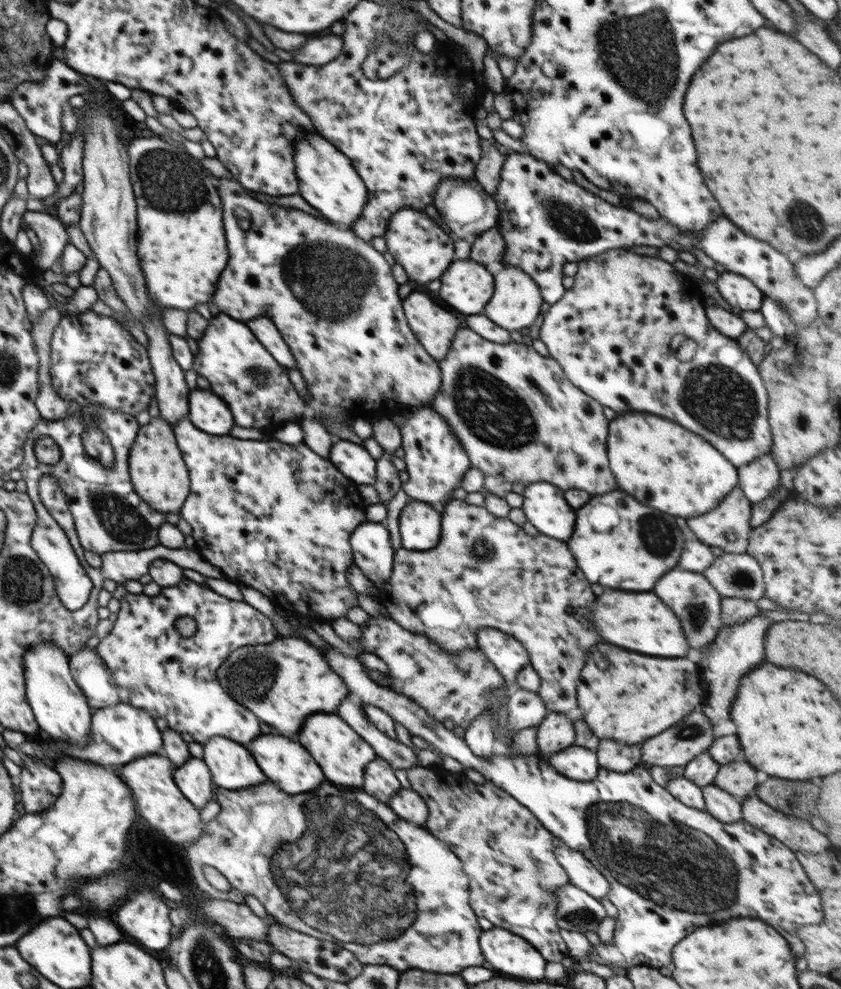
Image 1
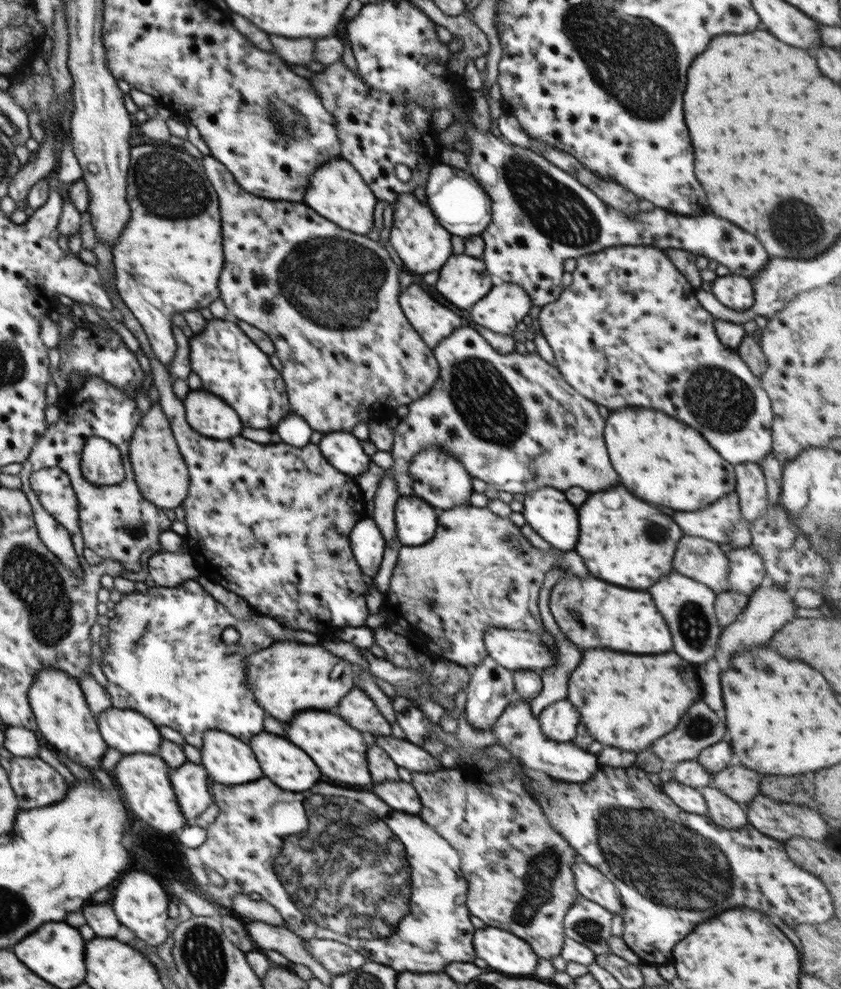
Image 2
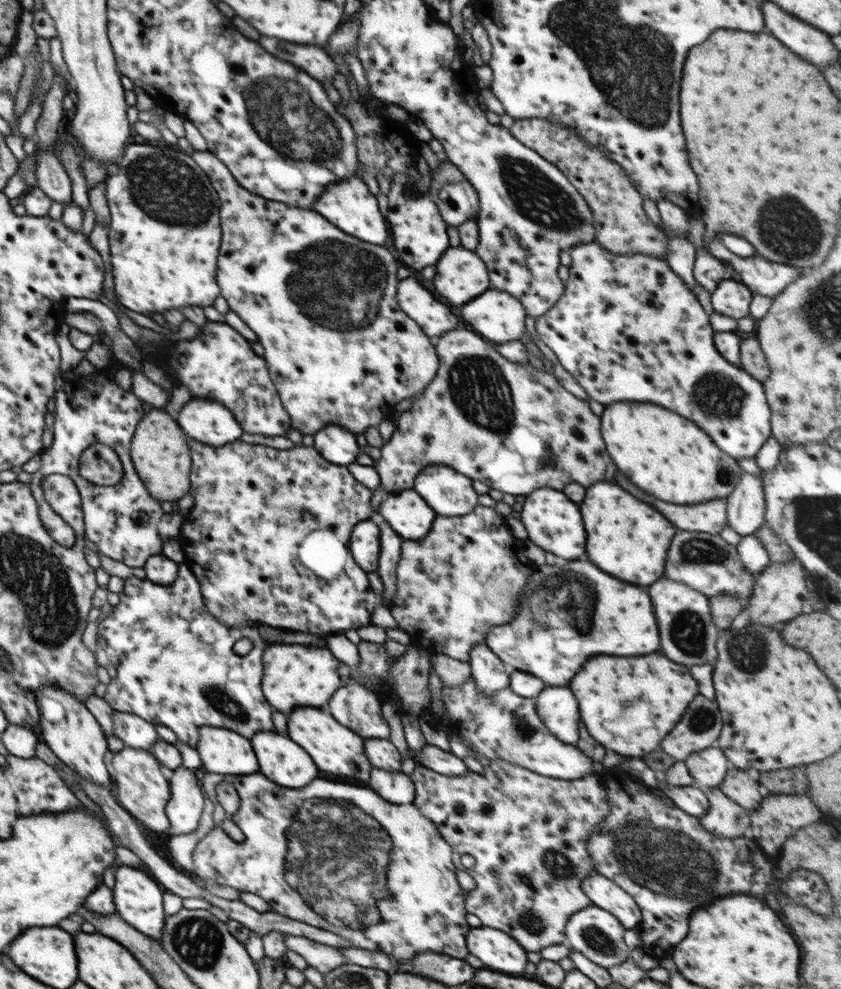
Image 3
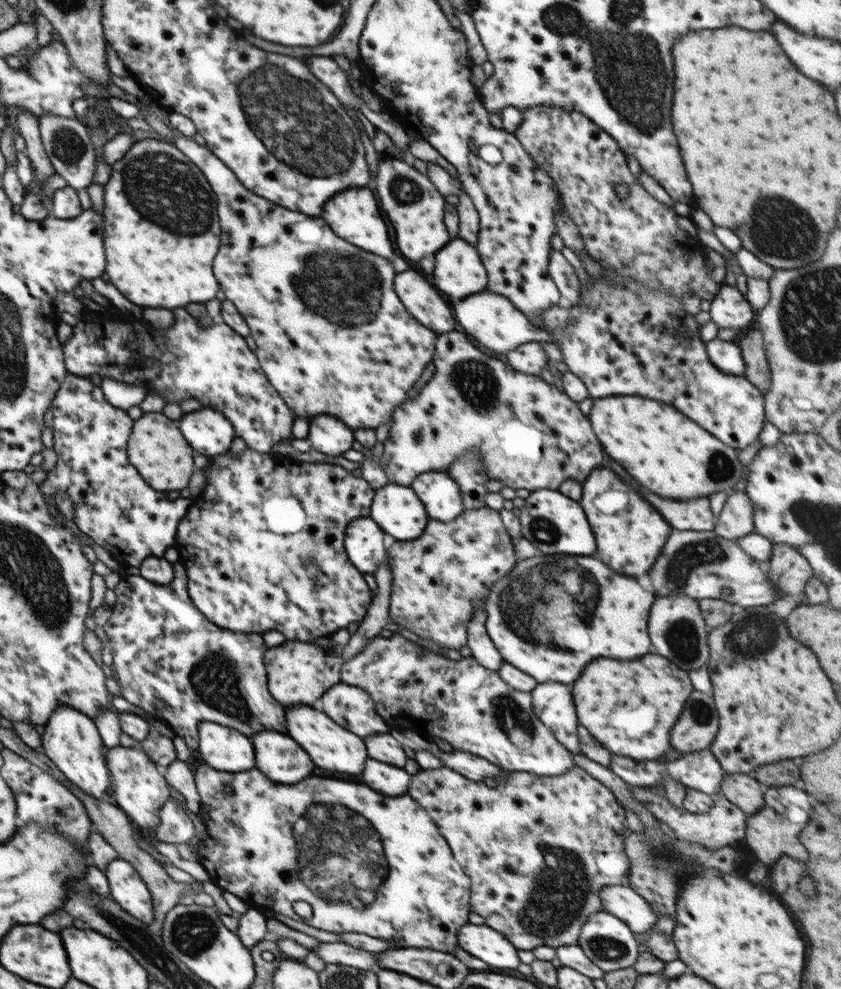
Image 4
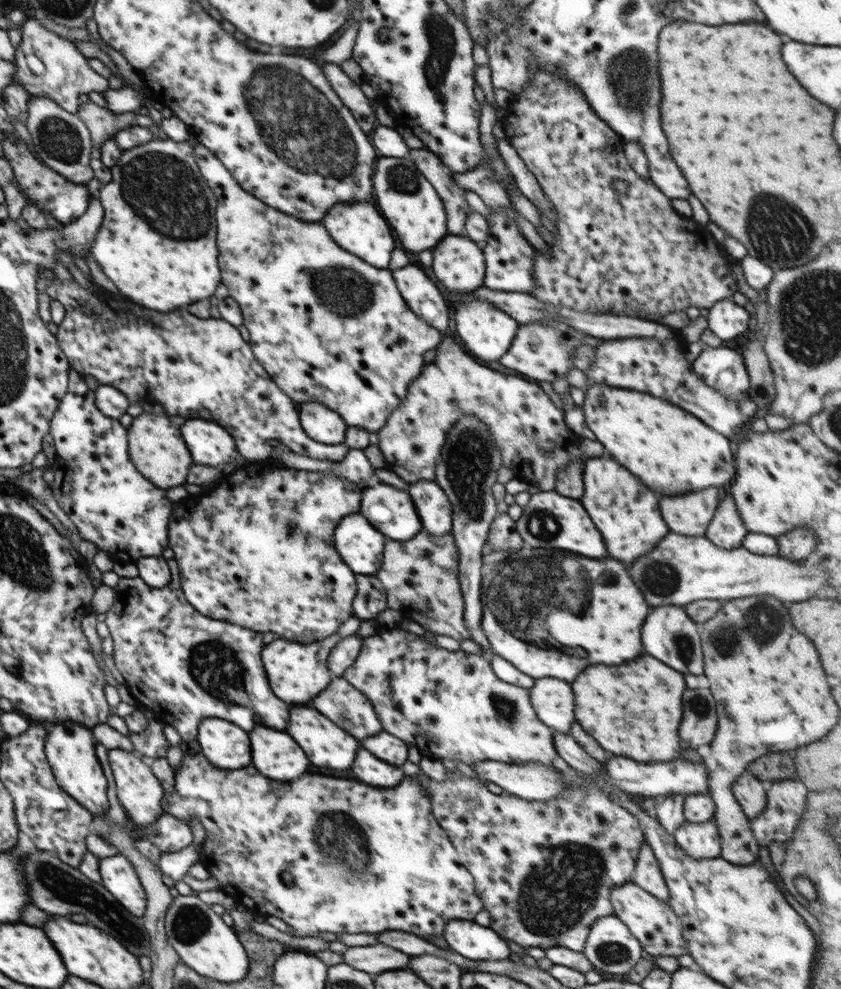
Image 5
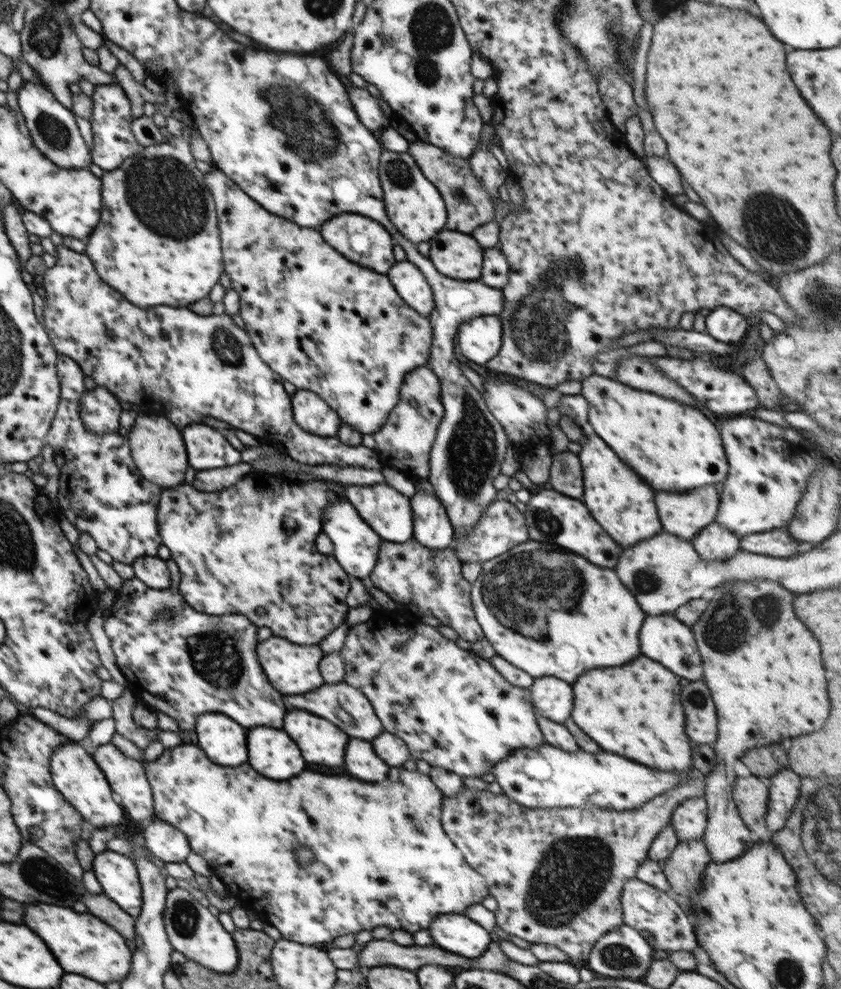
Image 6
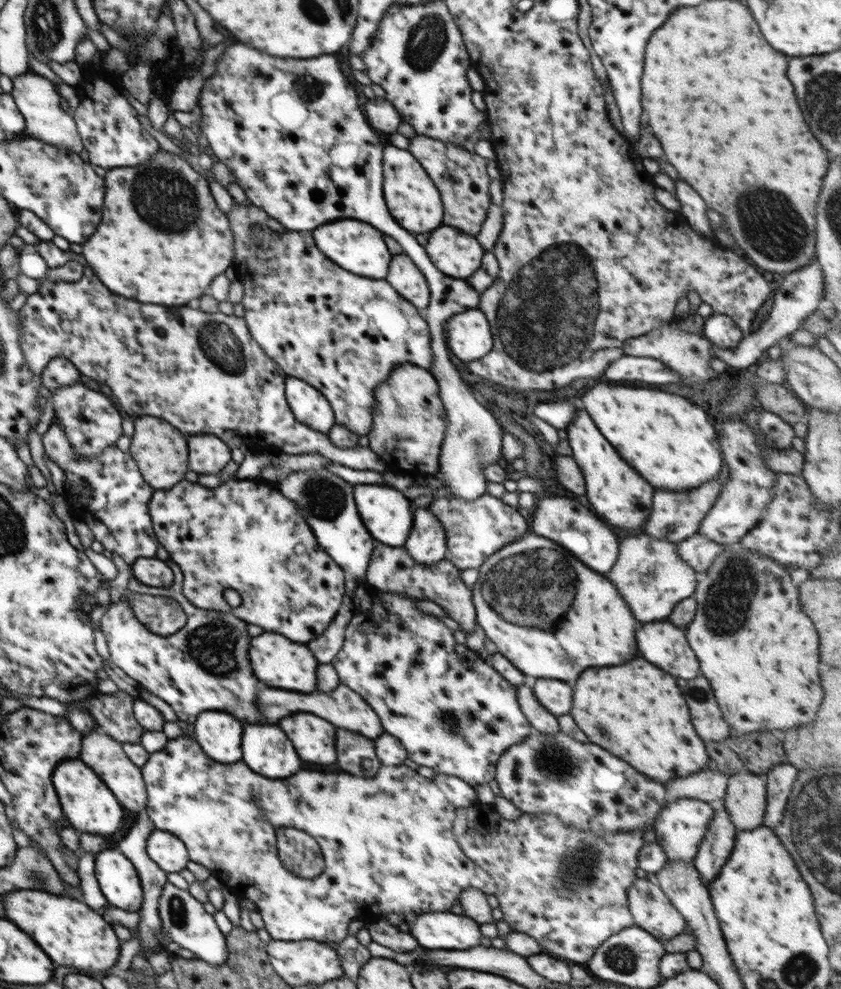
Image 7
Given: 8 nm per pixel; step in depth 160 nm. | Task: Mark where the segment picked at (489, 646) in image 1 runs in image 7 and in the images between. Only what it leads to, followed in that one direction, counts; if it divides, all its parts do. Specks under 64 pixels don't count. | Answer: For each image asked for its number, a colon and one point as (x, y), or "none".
2: (516, 650)
3: (567, 612)
4: (549, 616)
5: (602, 606)
6: (514, 591)
7: (529, 582)

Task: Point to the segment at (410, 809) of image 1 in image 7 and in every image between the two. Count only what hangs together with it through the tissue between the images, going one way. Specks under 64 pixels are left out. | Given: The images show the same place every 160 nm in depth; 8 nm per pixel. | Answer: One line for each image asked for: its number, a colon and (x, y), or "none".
2: (402, 796)
3: (395, 787)
4: (391, 780)
5: (374, 772)
6: (361, 761)
7: (356, 755)

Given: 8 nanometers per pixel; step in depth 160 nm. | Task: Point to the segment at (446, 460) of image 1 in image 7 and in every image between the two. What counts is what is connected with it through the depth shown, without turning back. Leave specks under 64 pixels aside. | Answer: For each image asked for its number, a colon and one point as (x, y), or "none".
2: (440, 479)
3: (448, 493)
4: (443, 499)
5: (435, 511)
6: (432, 527)
7: (427, 543)

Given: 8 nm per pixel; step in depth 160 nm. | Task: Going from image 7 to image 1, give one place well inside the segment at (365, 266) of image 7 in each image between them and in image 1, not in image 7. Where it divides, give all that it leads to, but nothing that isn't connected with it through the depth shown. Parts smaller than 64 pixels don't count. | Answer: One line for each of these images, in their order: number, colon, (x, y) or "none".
1: (327, 180)
2: (336, 191)
3: (347, 203)
4: (354, 214)
5: (357, 226)
6: (362, 240)

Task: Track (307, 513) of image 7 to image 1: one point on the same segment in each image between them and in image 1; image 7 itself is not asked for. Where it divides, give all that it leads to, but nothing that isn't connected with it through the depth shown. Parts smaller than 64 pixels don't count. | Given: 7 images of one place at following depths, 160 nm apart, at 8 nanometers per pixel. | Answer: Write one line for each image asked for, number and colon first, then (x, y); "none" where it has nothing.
1: (372, 551)
2: (367, 542)
3: (365, 543)
4: (366, 544)
5: (361, 546)
6: (356, 546)

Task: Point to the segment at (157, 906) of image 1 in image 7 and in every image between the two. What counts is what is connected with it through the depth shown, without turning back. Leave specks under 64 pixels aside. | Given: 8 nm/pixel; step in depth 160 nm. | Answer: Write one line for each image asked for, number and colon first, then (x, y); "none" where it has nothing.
2: (140, 902)
3: (138, 897)
4: (126, 888)
5: (118, 875)
6: (117, 874)
7: (117, 878)

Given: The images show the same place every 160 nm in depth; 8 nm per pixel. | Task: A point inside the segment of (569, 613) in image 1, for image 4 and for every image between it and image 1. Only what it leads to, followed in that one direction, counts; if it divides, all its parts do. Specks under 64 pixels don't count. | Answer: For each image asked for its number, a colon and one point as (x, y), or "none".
2: (478, 571)
3: (465, 576)
4: (438, 578)

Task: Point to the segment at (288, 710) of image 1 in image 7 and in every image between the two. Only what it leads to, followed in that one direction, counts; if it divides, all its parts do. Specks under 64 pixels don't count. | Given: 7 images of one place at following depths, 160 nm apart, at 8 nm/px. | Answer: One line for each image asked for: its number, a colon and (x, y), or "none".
2: (290, 676)
3: (294, 675)
4: (300, 674)
5: (297, 672)
6: (292, 669)
7: (279, 663)

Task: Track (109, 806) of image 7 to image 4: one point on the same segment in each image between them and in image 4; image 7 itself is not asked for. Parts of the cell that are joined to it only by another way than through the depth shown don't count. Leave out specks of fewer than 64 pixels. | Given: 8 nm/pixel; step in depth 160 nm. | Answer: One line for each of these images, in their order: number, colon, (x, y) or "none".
4: (71, 740)
5: (69, 746)
6: (75, 774)

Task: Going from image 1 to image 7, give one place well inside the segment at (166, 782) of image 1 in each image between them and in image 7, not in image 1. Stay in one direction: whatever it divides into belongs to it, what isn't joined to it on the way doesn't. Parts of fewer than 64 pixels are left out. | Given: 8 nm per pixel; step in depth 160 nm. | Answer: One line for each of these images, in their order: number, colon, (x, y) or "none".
2: (144, 779)
3: (142, 785)
4: (139, 789)
5: (138, 790)
6: (126, 776)
7: (104, 755)

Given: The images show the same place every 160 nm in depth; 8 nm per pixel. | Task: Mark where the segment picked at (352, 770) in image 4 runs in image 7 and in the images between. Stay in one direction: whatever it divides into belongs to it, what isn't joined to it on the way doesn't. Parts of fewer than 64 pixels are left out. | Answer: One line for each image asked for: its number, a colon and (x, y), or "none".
5: (325, 744)
6: (319, 740)
7: (313, 738)

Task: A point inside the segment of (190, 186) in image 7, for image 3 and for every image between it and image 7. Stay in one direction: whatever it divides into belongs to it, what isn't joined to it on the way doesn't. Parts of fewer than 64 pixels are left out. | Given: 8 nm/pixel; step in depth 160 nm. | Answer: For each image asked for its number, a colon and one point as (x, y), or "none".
3: (163, 245)
4: (160, 227)
5: (157, 242)
6: (157, 242)

